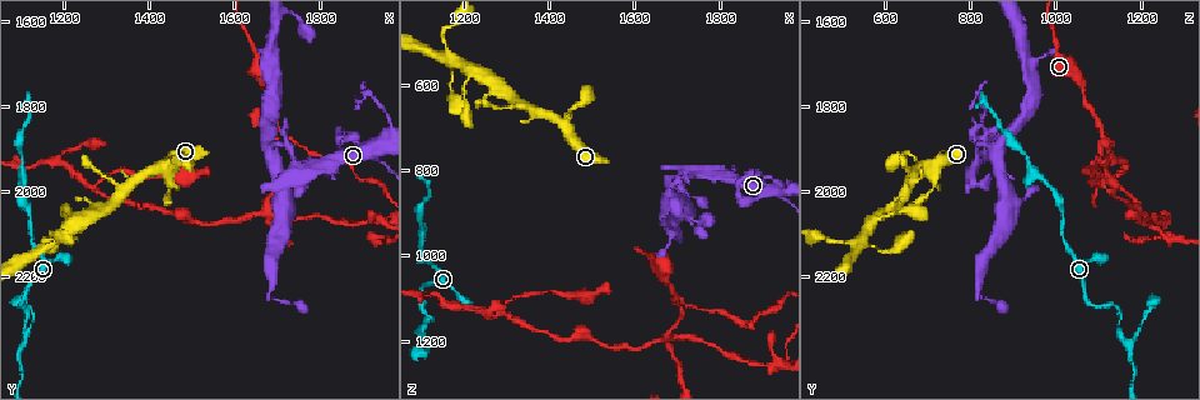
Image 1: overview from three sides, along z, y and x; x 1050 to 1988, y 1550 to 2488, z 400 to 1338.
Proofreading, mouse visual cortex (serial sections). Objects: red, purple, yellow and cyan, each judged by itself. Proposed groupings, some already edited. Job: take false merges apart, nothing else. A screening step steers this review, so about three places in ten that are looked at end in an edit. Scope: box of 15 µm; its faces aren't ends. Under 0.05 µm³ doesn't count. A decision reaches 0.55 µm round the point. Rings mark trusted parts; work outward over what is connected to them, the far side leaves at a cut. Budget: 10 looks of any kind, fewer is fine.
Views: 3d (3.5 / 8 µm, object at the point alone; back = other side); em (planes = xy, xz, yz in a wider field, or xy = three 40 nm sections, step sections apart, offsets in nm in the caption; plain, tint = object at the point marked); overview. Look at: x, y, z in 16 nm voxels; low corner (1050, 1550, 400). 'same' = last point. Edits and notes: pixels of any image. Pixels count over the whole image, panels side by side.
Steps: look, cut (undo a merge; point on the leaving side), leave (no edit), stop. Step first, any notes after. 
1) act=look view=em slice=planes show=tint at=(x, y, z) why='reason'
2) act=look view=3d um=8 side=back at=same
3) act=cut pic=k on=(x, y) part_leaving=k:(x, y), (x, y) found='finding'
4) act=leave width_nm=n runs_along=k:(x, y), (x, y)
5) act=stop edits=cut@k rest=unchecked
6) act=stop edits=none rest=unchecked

act=look view=3d um=8 at=(1720, 1895, 820) why='narrows sharply'

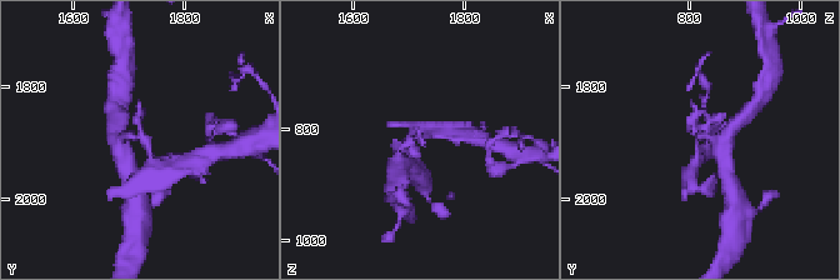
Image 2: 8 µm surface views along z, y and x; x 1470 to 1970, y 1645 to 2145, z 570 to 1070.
act=look view=3d um=3.5 side=back at=(1720, 1900, 815)

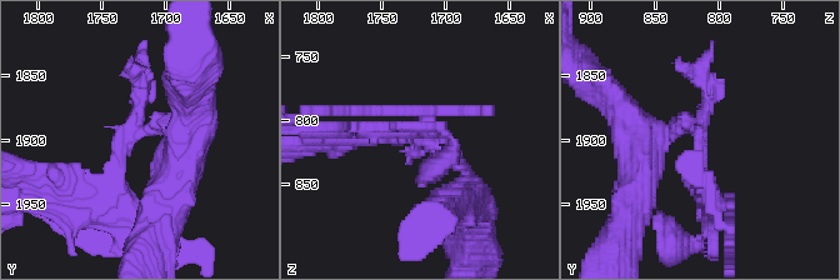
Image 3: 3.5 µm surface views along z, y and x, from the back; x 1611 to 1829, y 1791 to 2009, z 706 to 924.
act=look view=em slice=xy step=1 show=tint at=(1716, 1892, 816)

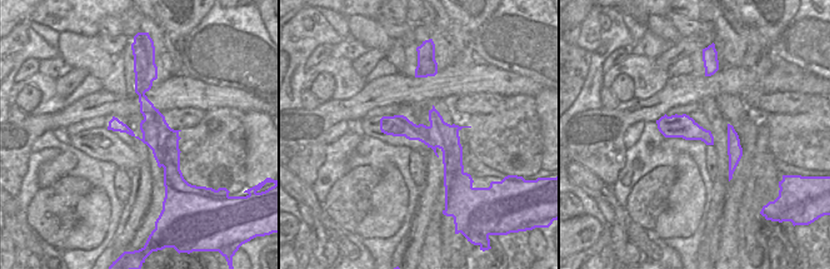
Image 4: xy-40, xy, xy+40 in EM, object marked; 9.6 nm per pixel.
act=cut pic=3 on=(670, 135) part_leaving=3:(135, 135), (189, 128), (181, 165) found='two cells meet here'

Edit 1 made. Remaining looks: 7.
act=look view=3d um=3.5 at=(1700, 1845, 1100) why='three arms meet'

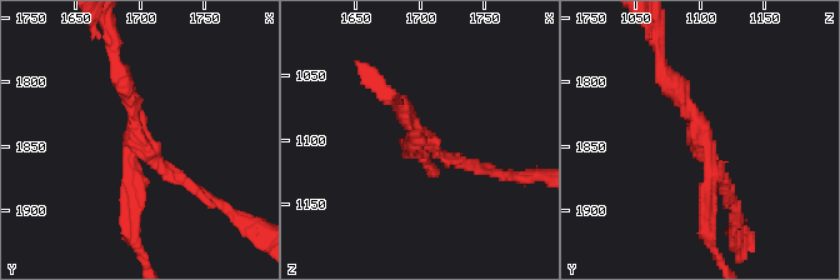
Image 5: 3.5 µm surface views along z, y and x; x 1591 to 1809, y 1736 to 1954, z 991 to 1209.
act=look view=em slice=xy step=2 show=tint at=(1694, 1844, 1104) arms=3 arm_widths_nm=150,150,200

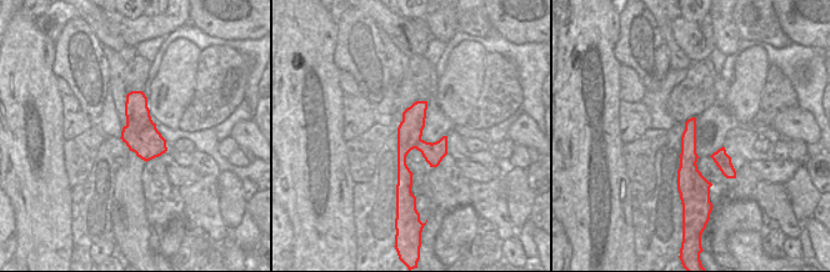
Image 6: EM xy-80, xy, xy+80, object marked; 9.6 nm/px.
act=cut pic=5 on=(455, 159) found='two cells meet here'

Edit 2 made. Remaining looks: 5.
act=look view=3d um=3.5 at=(1120, 2280, 1145) why='abrupt turn'

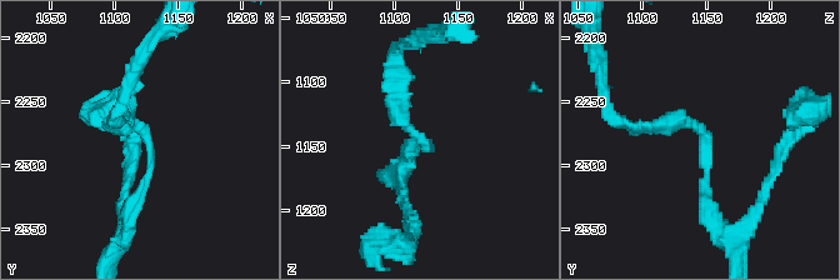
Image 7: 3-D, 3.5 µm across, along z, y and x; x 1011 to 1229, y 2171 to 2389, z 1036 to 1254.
act=look view=em slice=planes show=tint at=(1124, 2276, 1150) arm_widths_nm=150,200

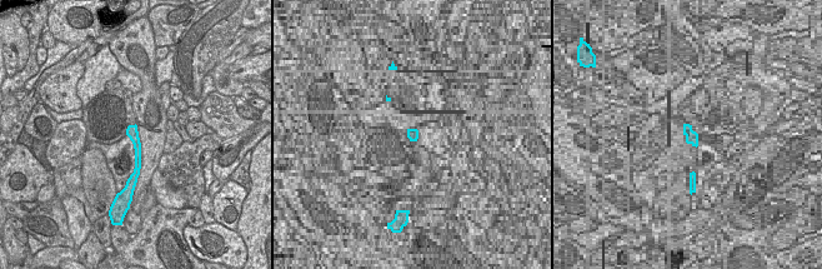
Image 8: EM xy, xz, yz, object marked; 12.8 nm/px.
act=leave runs_along=7:(638, 125), (695, 125), (710, 209) found='one cell here'

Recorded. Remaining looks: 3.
act=stop edits=cut@3,cut@5 rest=unchecked

